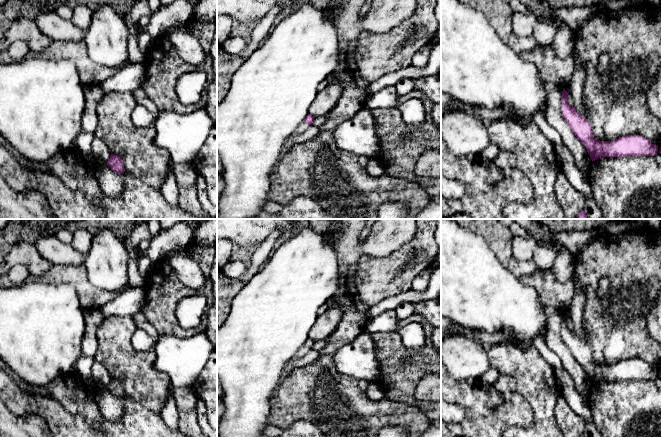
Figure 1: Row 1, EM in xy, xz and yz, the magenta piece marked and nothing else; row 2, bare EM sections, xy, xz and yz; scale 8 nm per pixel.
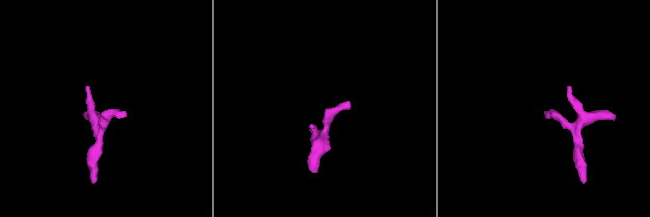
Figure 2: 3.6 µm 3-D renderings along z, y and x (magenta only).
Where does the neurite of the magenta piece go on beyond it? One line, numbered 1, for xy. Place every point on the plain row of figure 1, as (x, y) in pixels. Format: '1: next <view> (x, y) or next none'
1: next none

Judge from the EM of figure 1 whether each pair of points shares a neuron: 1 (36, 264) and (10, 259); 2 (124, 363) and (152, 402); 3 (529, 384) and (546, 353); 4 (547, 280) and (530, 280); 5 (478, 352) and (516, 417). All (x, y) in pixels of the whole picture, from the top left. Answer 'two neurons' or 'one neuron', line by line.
1: one neuron
2: one neuron
3: two neurons
4: one neuron
5: two neurons

